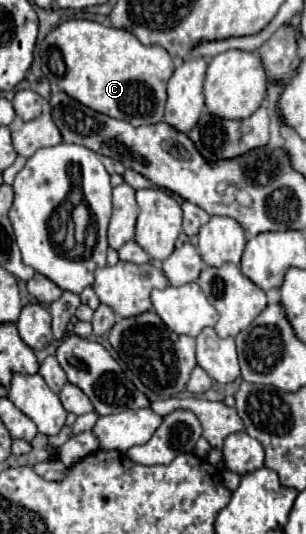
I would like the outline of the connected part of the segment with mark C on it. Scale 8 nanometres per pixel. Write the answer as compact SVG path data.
M66 20L44 38L44 42L40 44L40 58L42 72L46 74L50 84L58 86L62 92L70 94L70 98L82 102L84 106L102 114L110 114L118 120L126 120L132 126L162 122L166 104L166 82L174 72L172 58L164 48L144 46L130 32L106 28L92 20Z

